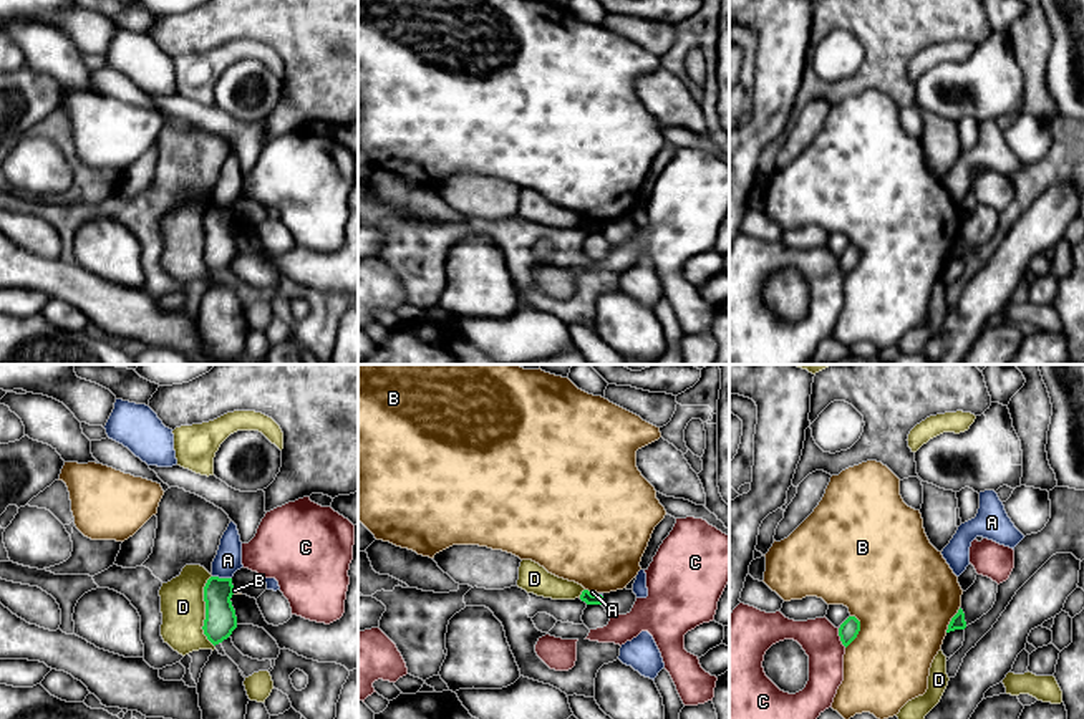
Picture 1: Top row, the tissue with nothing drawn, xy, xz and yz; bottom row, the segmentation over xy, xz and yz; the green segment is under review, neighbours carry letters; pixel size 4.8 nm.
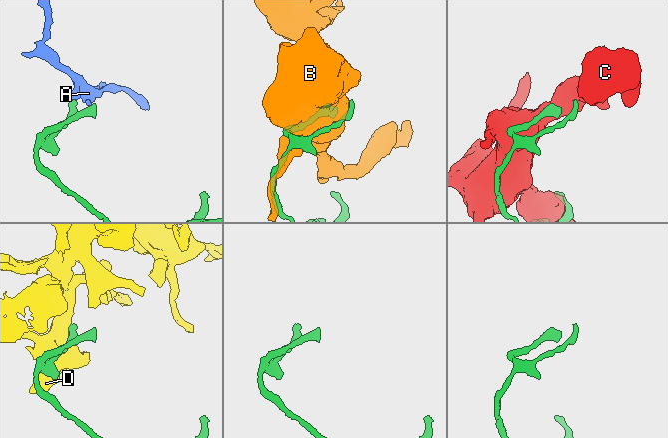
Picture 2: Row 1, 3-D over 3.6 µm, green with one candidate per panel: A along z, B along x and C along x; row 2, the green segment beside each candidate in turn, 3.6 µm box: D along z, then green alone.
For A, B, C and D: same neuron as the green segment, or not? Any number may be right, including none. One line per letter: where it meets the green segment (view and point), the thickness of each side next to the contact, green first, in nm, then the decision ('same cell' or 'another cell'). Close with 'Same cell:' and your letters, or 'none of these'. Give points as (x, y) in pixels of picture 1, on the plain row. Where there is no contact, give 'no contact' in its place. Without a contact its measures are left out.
A: contact xy (222, 207); calibres 150 and 130 nm; another cell
B: contact yz (859, 259); calibres 90 and 460 nm; another cell
C: contact yz (841, 267); calibres 90 and 190 nm; another cell
D: contact xy (206, 241); calibres 150 and 220 nm; another cell
Same cell: none of these

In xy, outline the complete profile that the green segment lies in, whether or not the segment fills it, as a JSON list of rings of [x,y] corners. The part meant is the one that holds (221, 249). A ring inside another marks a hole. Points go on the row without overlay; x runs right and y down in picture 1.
[[[211,205],[204,215],[206,249],[202,258],[214,275],[227,268],[237,257],[232,224],[232,207]]]

